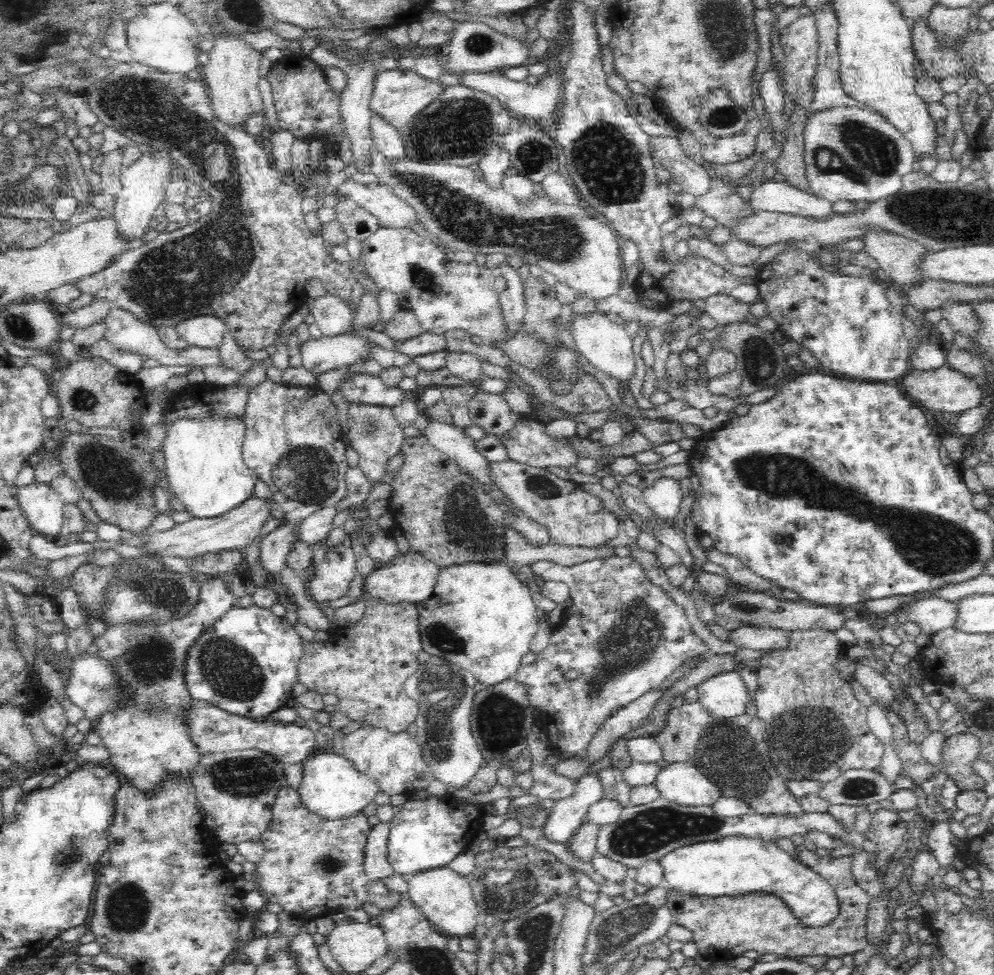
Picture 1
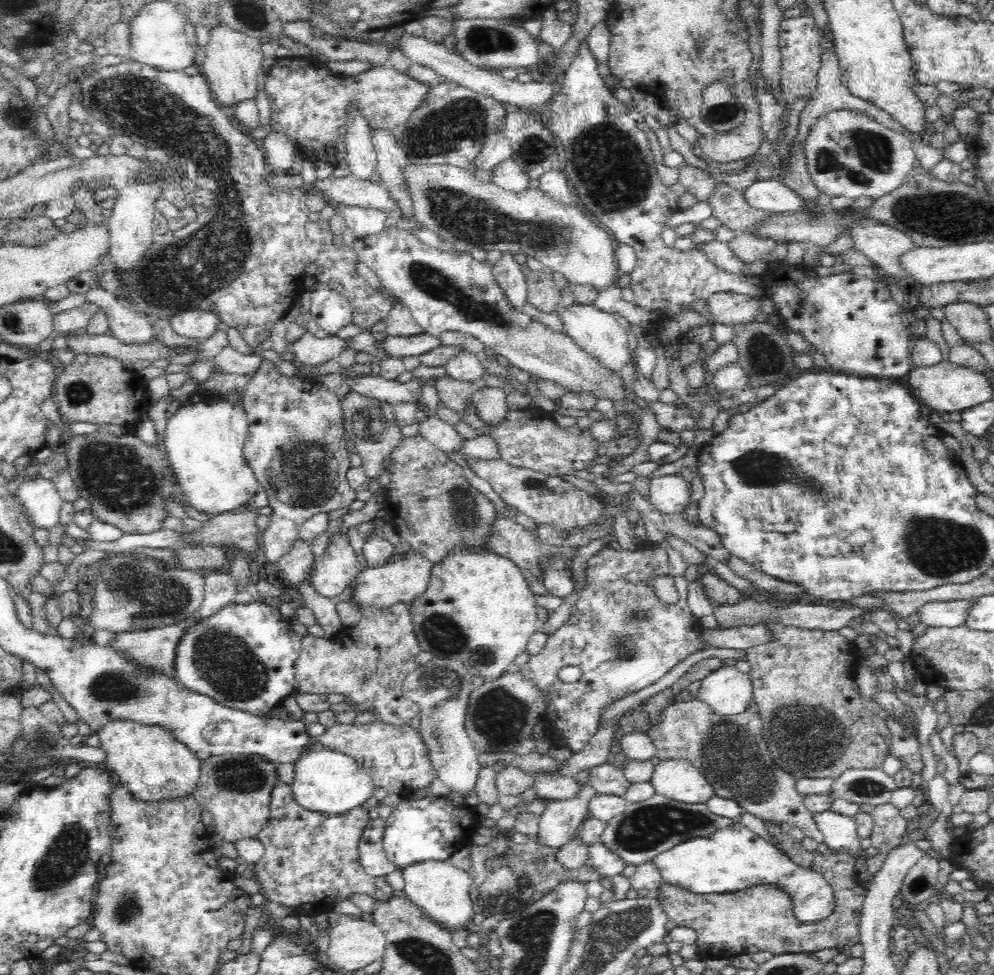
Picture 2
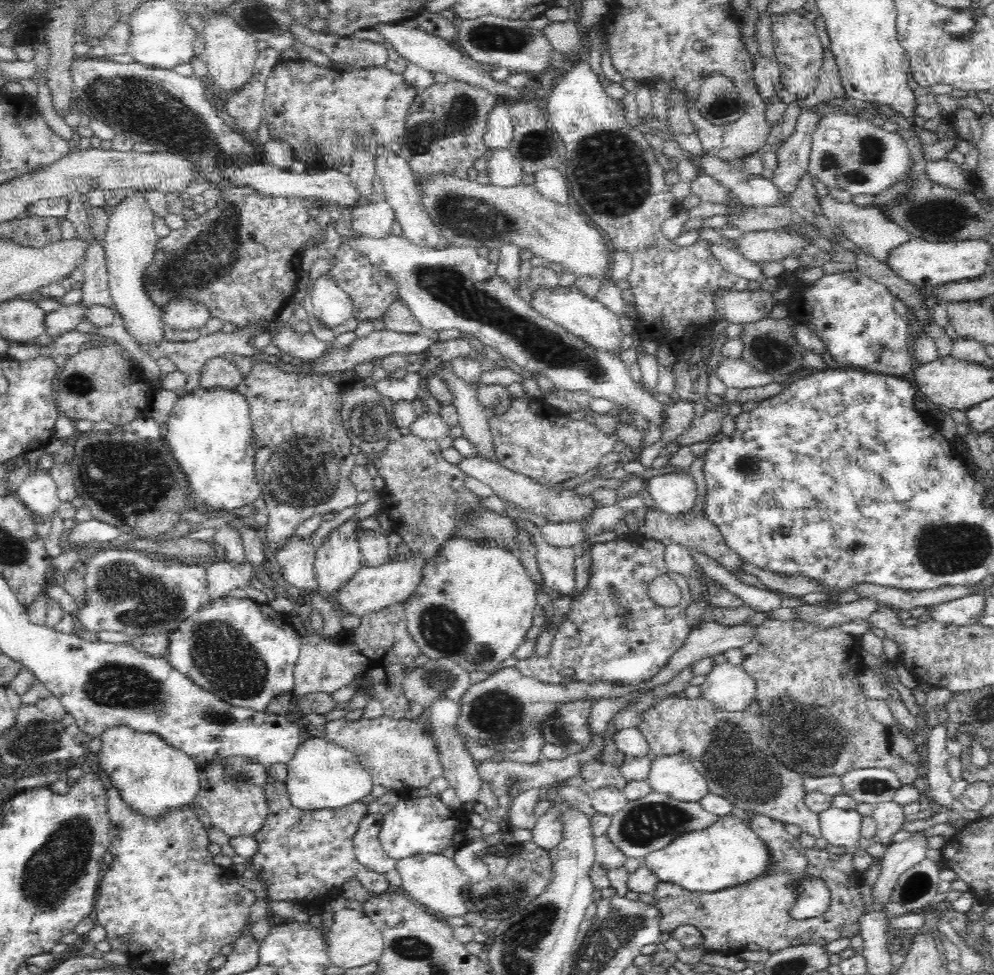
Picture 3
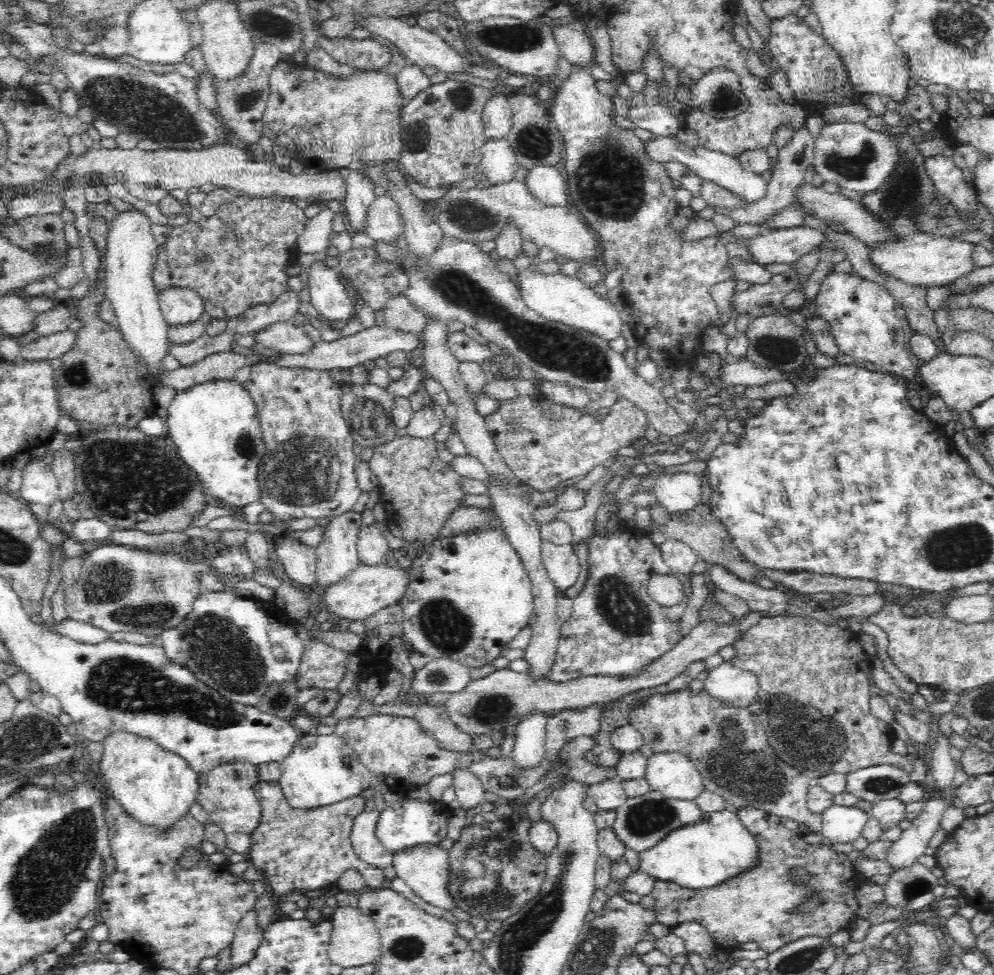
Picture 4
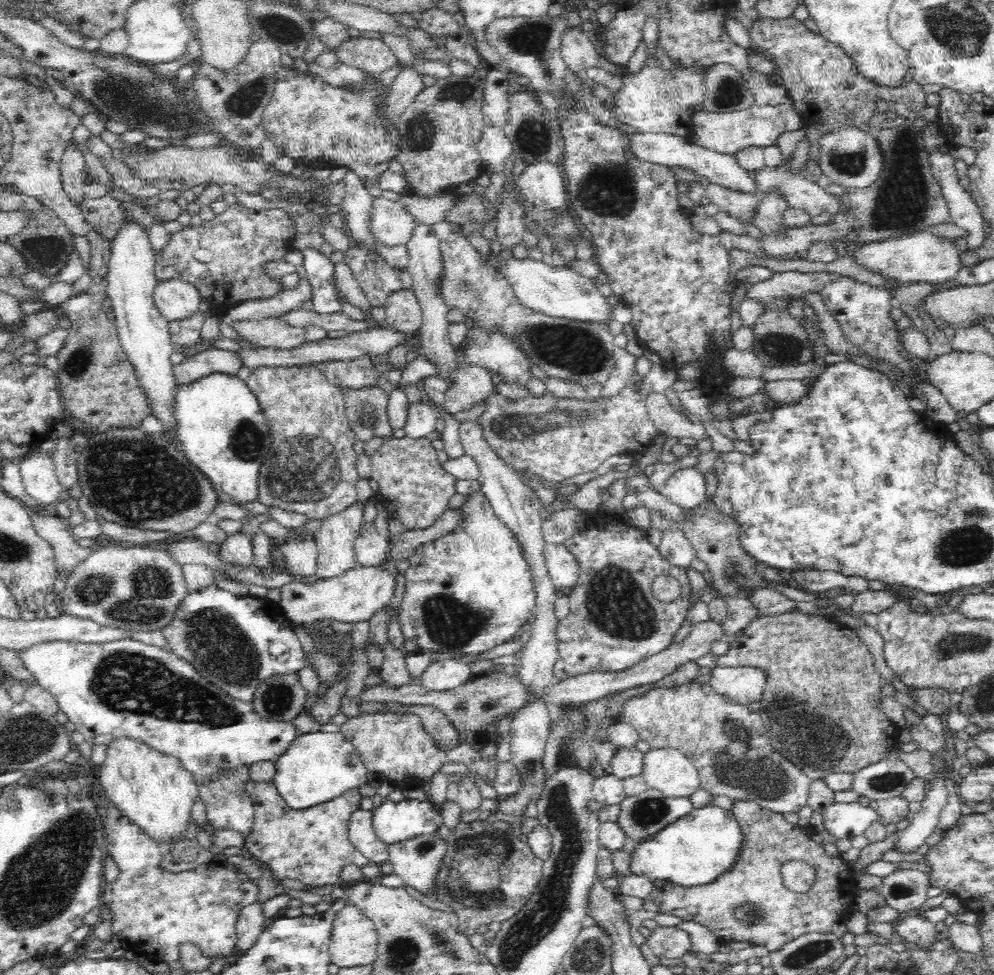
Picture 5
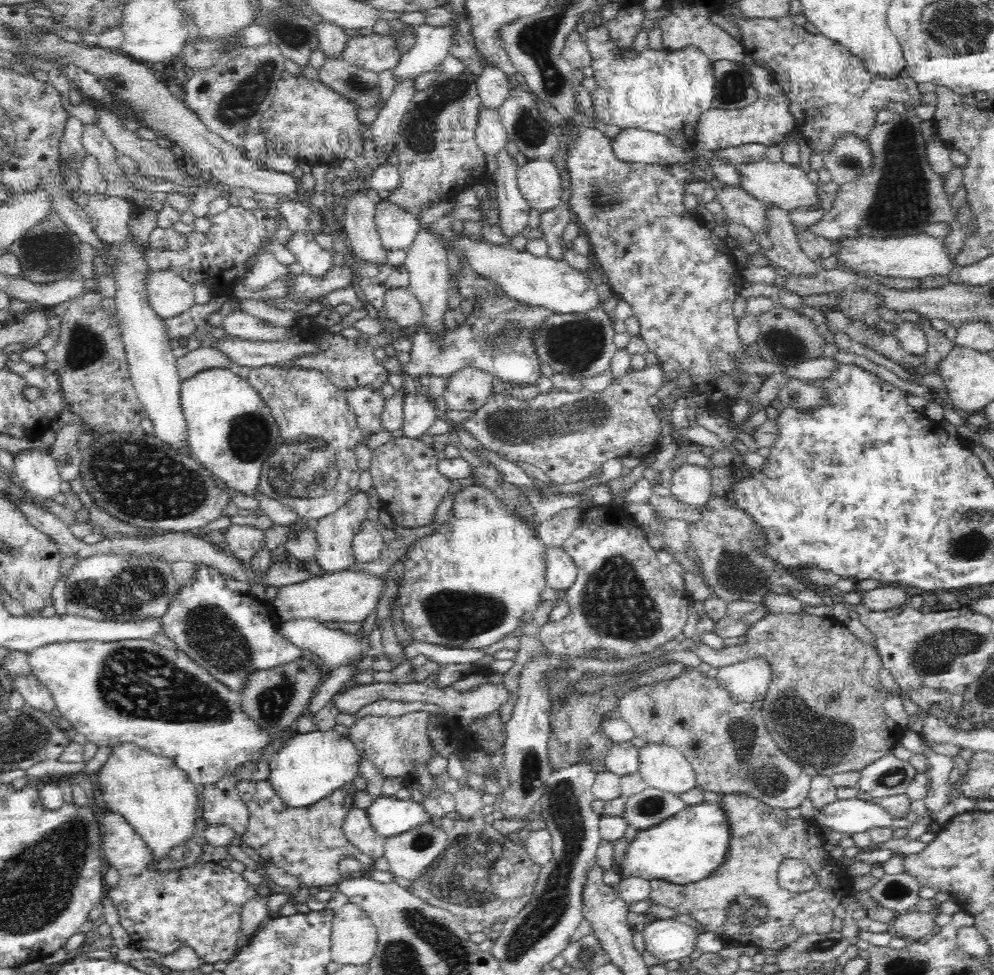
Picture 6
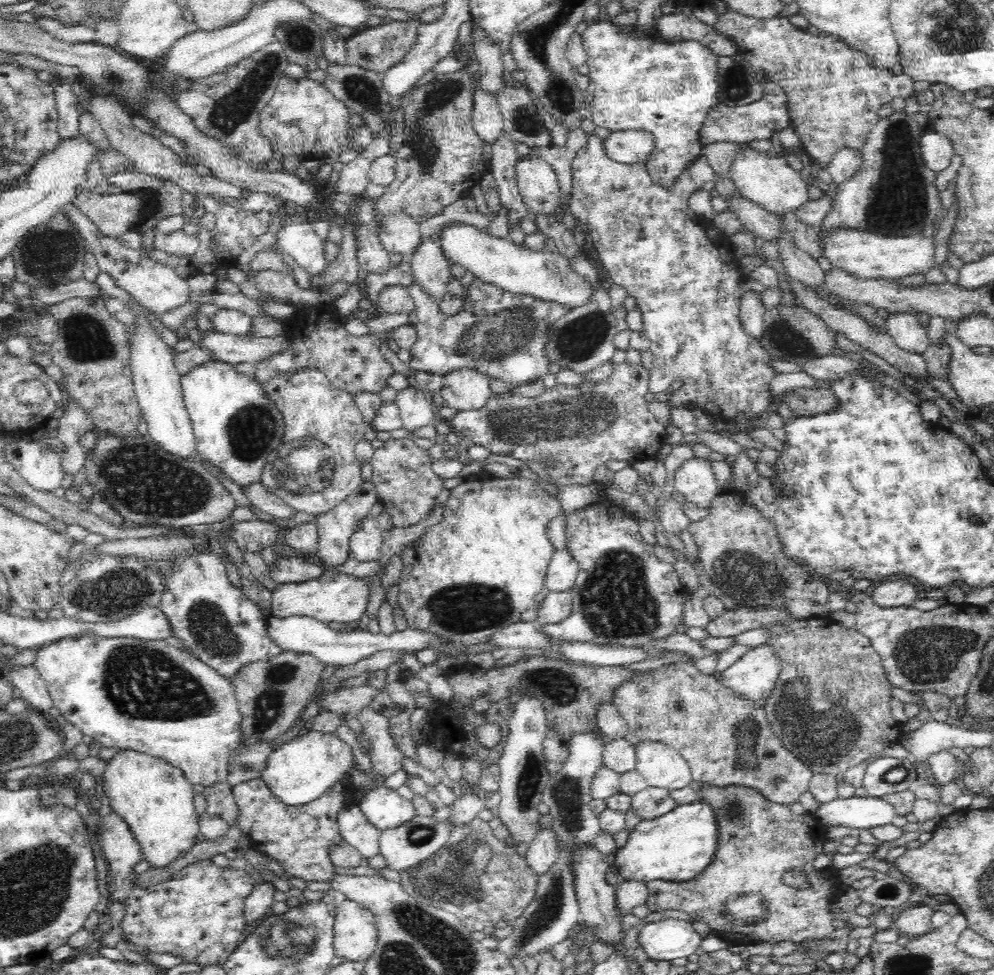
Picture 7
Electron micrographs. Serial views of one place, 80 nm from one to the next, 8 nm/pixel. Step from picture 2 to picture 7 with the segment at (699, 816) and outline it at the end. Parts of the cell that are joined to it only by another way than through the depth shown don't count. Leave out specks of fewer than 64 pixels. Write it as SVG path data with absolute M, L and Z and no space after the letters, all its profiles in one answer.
M648 786L630 800L630 810L640 818L641 823L654 821L670 812L675 812L679 806L670 792Z

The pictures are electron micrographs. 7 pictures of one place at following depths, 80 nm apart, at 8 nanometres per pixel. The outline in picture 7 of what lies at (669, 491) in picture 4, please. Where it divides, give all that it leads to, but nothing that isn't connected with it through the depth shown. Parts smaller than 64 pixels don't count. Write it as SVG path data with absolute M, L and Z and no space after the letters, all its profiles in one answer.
M692 458L682 464L674 475L674 490L698 508L708 508L711 500L722 491L717 483L710 460Z

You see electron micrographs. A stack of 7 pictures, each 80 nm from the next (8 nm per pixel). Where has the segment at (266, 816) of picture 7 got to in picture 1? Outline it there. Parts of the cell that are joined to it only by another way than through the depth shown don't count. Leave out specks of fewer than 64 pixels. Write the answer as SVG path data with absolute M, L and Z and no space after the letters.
M286 784L280 790L273 807L272 823L260 840L266 848L265 856L255 870L260 892L267 896L268 903L280 904L283 910L304 922L328 917L342 910L360 910L364 908L364 902L383 911L392 910L402 902L404 894L391 891L383 882L372 882L366 877L363 867L367 841L372 831L368 816L362 812L343 820L326 820L308 810L300 794L291 786Z

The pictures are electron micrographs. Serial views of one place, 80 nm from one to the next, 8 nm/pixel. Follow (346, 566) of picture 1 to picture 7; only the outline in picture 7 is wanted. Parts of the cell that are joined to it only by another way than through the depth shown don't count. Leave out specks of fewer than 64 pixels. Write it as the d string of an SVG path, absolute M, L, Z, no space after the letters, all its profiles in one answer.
M363 481L361 486L361 490L352 492L344 502L336 505L334 510L318 516L314 521L319 532L316 552L326 568L340 567L348 561L348 558L351 557L349 548L352 534L360 528L362 520L370 516L368 512L374 503L379 501L377 491L373 489L371 481Z

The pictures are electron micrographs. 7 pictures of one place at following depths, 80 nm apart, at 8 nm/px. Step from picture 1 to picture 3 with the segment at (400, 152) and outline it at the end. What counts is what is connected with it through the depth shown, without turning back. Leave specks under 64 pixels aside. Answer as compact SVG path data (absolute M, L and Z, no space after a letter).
M380 145L375 150L374 155L375 174L381 179L384 186L383 194L385 195L387 203L394 210L397 229L406 235L408 239L419 245L437 247L438 249L444 249L446 246L450 246L449 240L445 236L442 236L438 227L427 217L425 212L421 210L419 191L417 190L413 170L410 168L408 160L400 154L396 154L394 149L390 149L390 147L386 147L386 145Z

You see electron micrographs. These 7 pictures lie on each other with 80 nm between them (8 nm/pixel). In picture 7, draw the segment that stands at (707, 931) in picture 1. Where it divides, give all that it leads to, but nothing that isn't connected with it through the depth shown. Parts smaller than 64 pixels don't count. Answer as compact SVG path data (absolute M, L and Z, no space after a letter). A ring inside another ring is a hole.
M702 784L699 789L701 796L703 796L702 802L710 804L719 816L719 848L717 848L717 854L713 864L703 873L700 874L696 879L690 880L688 883L674 883L671 881L664 880L652 880L647 883L648 887L648 898L645 902L646 906L654 911L674 909L682 910L686 914L690 914L695 921L704 922L710 927L710 932L723 938L724 941L731 945L748 945L748 944L780 944L780 942L793 942L800 943L802 940L808 940L808 938L824 938L829 936L832 932L835 932L834 916L832 916L831 906L832 902L837 902L838 896L842 894L842 891L847 888L846 885L838 884L837 881L837 870L834 867L830 867L827 870L814 870L814 860L819 854L824 853L824 844L828 841L825 833L826 827L818 820L818 818L811 814L796 815L790 811L786 806L780 804L773 804L768 800L765 800L760 793L752 791L750 788L744 787L708 787L707 784ZM786 868L803 868L807 873L809 880L811 881L811 888L804 890L794 890L782 885L782 872Z

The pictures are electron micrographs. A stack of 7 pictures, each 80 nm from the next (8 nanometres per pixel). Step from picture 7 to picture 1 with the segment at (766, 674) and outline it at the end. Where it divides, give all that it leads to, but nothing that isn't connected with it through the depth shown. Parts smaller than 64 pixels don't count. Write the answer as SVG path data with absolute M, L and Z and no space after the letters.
M724 672L696 687L697 701L714 718L732 719L745 713L751 699L748 689L735 672Z

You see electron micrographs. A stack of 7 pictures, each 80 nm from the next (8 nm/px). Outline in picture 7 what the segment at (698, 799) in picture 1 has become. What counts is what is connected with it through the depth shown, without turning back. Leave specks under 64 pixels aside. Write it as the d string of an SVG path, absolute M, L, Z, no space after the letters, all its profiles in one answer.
M642 740L636 745L636 769L645 778L648 787L661 788L668 792L688 788L692 771L688 761L675 749L661 742Z

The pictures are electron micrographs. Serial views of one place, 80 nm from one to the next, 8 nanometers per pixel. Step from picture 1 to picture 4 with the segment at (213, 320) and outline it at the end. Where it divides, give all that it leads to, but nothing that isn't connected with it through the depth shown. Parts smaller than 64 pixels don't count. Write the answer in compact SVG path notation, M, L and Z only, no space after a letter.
M170 288L159 295L159 307L170 327L188 327L204 314L204 301L191 288Z

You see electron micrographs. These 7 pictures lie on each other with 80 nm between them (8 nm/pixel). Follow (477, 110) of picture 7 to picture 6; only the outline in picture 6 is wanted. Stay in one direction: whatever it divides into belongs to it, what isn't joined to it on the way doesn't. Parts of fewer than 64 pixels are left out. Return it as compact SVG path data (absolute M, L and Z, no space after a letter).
M480 108L479 128L476 130L476 142L484 156L496 158L500 152L511 149L511 144L498 112Z

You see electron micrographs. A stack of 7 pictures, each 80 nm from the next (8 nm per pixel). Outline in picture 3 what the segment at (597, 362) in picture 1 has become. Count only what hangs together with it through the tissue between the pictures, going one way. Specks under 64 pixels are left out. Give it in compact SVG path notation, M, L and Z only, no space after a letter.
M575 285L556 288L555 292L548 290L538 290L536 294L531 294L532 300L529 303L536 312L542 317L553 321L564 330L576 336L578 340L586 344L590 349L614 355L620 359L622 354L622 342L624 332L620 326L620 317L616 317L604 305L600 304L594 298L582 296Z

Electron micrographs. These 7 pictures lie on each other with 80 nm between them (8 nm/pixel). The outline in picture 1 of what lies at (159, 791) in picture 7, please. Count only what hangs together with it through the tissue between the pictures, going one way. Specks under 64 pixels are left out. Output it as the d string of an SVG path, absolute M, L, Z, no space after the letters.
M222 576L205 577L199 592L199 602L188 614L172 620L128 621L127 623L112 623L106 627L102 636L93 638L98 655L112 666L117 685L121 688L124 702L111 711L104 711L93 723L103 744L110 751L108 764L112 764L120 774L134 783L136 787L150 792L156 784L164 780L168 773L182 773L182 776L192 776L200 760L198 745L194 743L188 721L188 710L192 708L192 695L188 689L186 672L188 652L200 636L222 620L234 607L235 597L228 589Z

